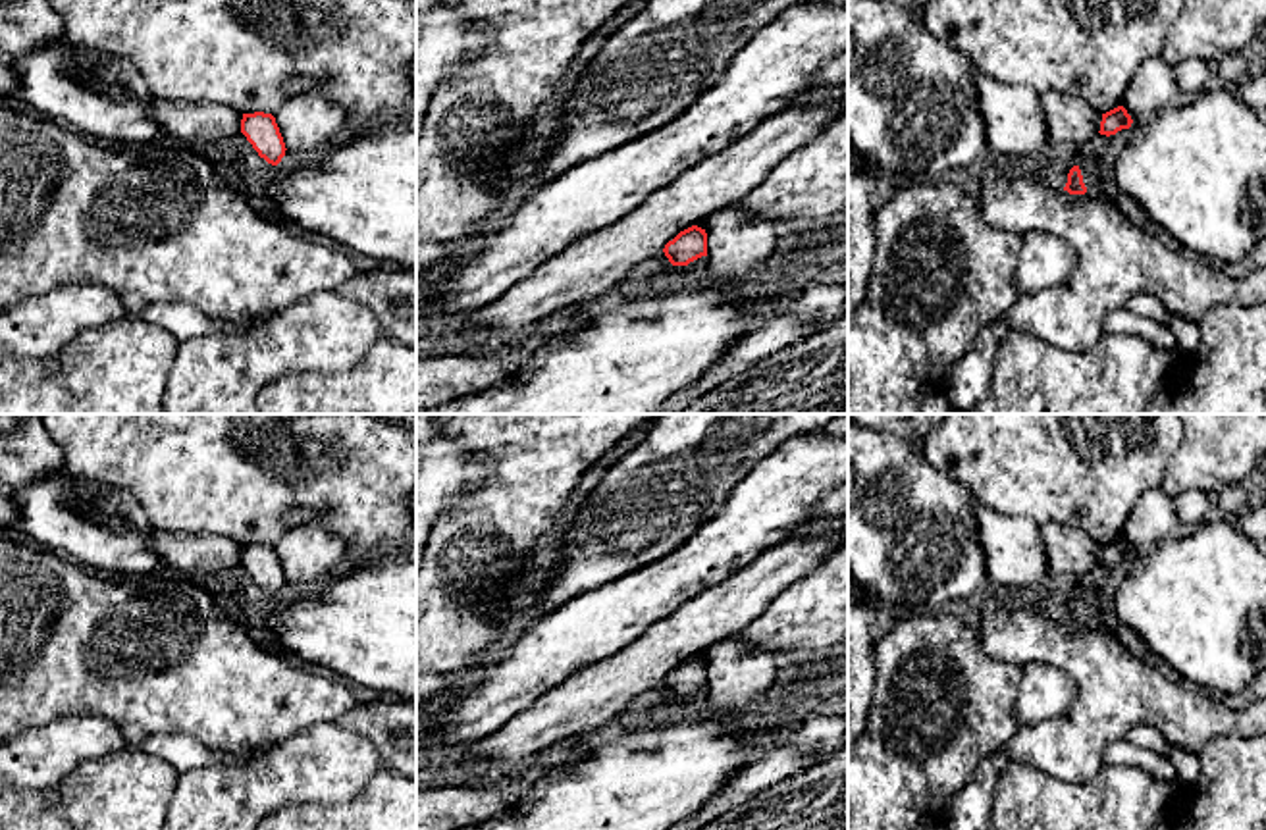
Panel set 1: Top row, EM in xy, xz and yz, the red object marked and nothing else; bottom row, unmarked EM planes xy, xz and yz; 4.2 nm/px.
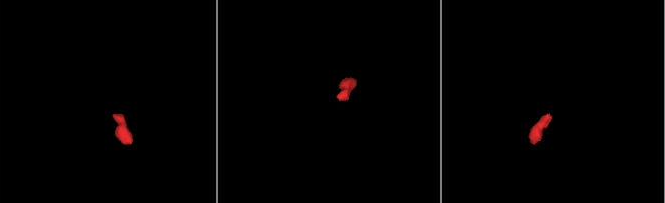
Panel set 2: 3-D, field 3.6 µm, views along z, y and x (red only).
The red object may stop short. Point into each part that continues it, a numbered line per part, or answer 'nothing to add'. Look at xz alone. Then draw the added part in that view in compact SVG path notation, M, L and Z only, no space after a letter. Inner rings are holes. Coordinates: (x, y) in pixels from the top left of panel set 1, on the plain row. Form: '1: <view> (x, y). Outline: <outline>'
nothing to add

